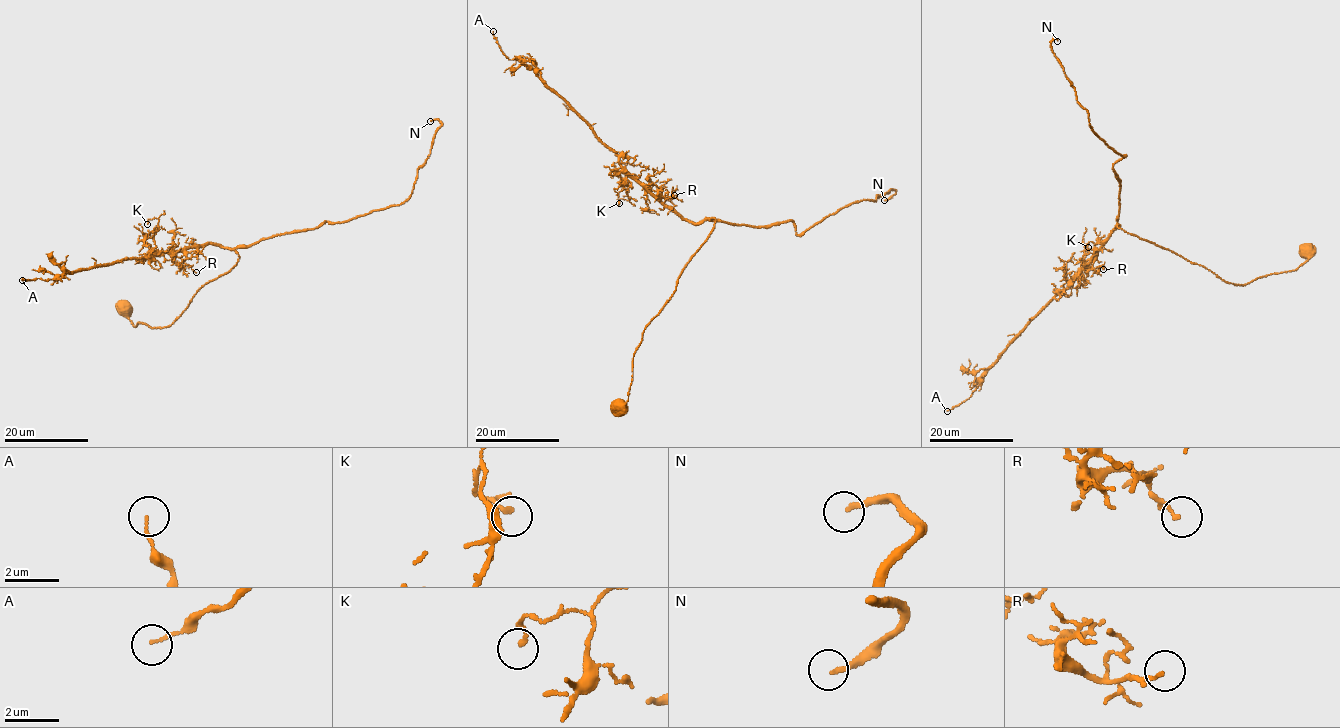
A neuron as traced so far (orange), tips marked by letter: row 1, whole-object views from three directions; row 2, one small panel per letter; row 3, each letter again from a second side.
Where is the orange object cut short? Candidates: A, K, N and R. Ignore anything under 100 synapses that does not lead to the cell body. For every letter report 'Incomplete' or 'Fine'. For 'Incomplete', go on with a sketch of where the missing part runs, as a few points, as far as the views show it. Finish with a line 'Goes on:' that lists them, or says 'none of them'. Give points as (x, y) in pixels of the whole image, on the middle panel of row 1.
A: Fine
K: Fine
N: Incomplete. Course of what is missing: (884, 200), (892, 203), (903, 196), (913, 199)
R: Fine
Goes on: N

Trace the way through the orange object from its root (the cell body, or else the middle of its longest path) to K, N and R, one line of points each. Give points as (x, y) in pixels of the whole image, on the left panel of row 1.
K: (124, 307), (135, 326), (166, 327), (239, 260), (211, 244), (152, 252), (158, 219), (147, 224)
N: (124, 307), (135, 326), (166, 327), (198, 289), (234, 266), (236, 249), (402, 203), (441, 124), (430, 121)
R: (124, 307), (135, 326), (166, 327), (239, 256), (221, 246), (190, 248), (181, 265), (196, 272)

